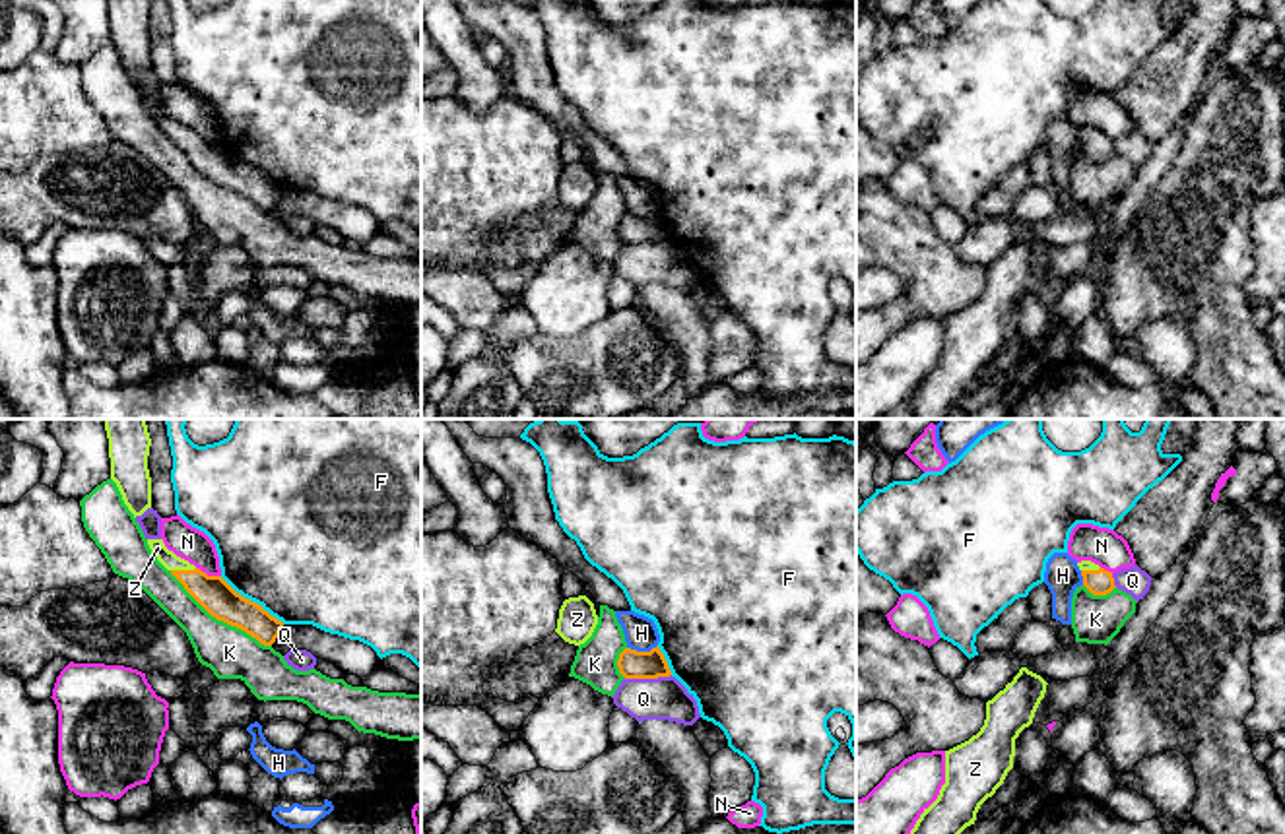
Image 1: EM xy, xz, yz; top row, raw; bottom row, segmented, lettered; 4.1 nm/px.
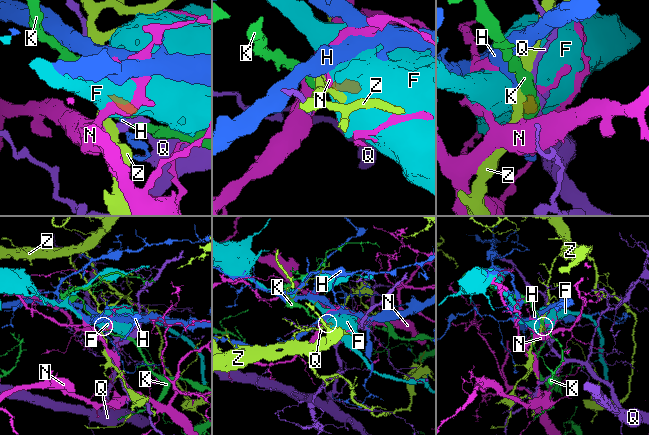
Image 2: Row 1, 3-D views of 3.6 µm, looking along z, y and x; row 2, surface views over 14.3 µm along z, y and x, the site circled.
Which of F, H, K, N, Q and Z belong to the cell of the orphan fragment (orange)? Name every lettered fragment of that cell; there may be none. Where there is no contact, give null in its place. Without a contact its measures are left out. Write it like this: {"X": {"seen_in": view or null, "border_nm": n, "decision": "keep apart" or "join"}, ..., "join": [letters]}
{"F": {"seen_in": "xy", "border_nm": 340, "decision": "keep apart"}, "H": {"seen_in": "xz", "border_nm": 130, "decision": "keep apart"}, "K": {"seen_in": "xy", "border_nm": 550, "decision": "keep apart"}, "N": {"seen_in": "xy", "border_nm": 110, "decision": "keep apart"}, "Q": {"seen_in": "xz", "border_nm": 190, "decision": "keep apart"}, "Z": {"seen_in": "xy", "border_nm": 110, "decision": "join"}, "join": ["Z"]}

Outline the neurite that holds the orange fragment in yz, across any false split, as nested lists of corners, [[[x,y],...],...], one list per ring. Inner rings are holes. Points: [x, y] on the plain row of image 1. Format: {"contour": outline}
{"contour": [[[1081,126],[1077,128],[1081,142],[1083,142],[1083,151],[1093,159],[1093,161],[1106,161],[1110,159],[1114,151],[1112,138],[1101,134],[1099,130],[1091,126]]]}

